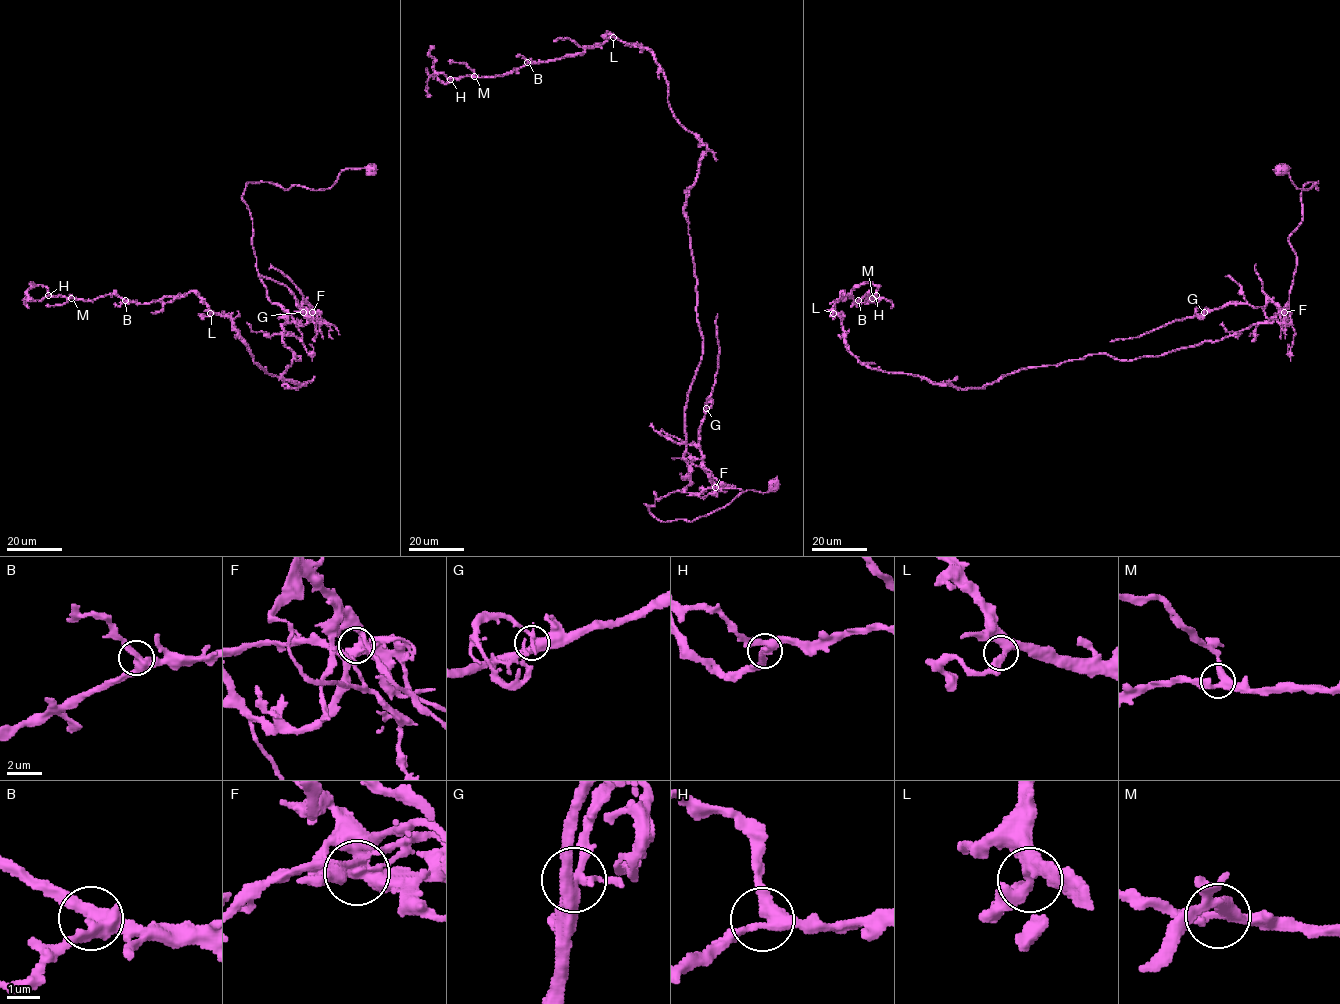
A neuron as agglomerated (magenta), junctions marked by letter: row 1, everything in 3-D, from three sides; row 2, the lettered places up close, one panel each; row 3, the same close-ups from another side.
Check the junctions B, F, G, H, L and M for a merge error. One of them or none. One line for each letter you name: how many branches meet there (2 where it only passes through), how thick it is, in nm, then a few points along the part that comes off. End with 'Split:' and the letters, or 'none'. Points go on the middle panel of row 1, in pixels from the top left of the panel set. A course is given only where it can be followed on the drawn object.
F: branches 4; calibre 360 nm; course (715, 487), (702, 466), (699, 430), (717, 371), (717, 313)
Split: F

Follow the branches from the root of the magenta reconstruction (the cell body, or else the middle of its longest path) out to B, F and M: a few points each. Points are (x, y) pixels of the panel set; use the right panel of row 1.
B: (1282, 170), (1318, 182), (1289, 301), (1219, 340), (957, 389), (863, 365), (833, 310), (858, 300)
F: (1282, 170), (1298, 188), (1318, 182), (1303, 187), (1303, 220), (1289, 239), (1296, 269), (1284, 312)
M: (1282, 170), (1318, 182), (1289, 301), (1219, 340), (957, 389), (859, 361), (833, 303), (872, 298)

